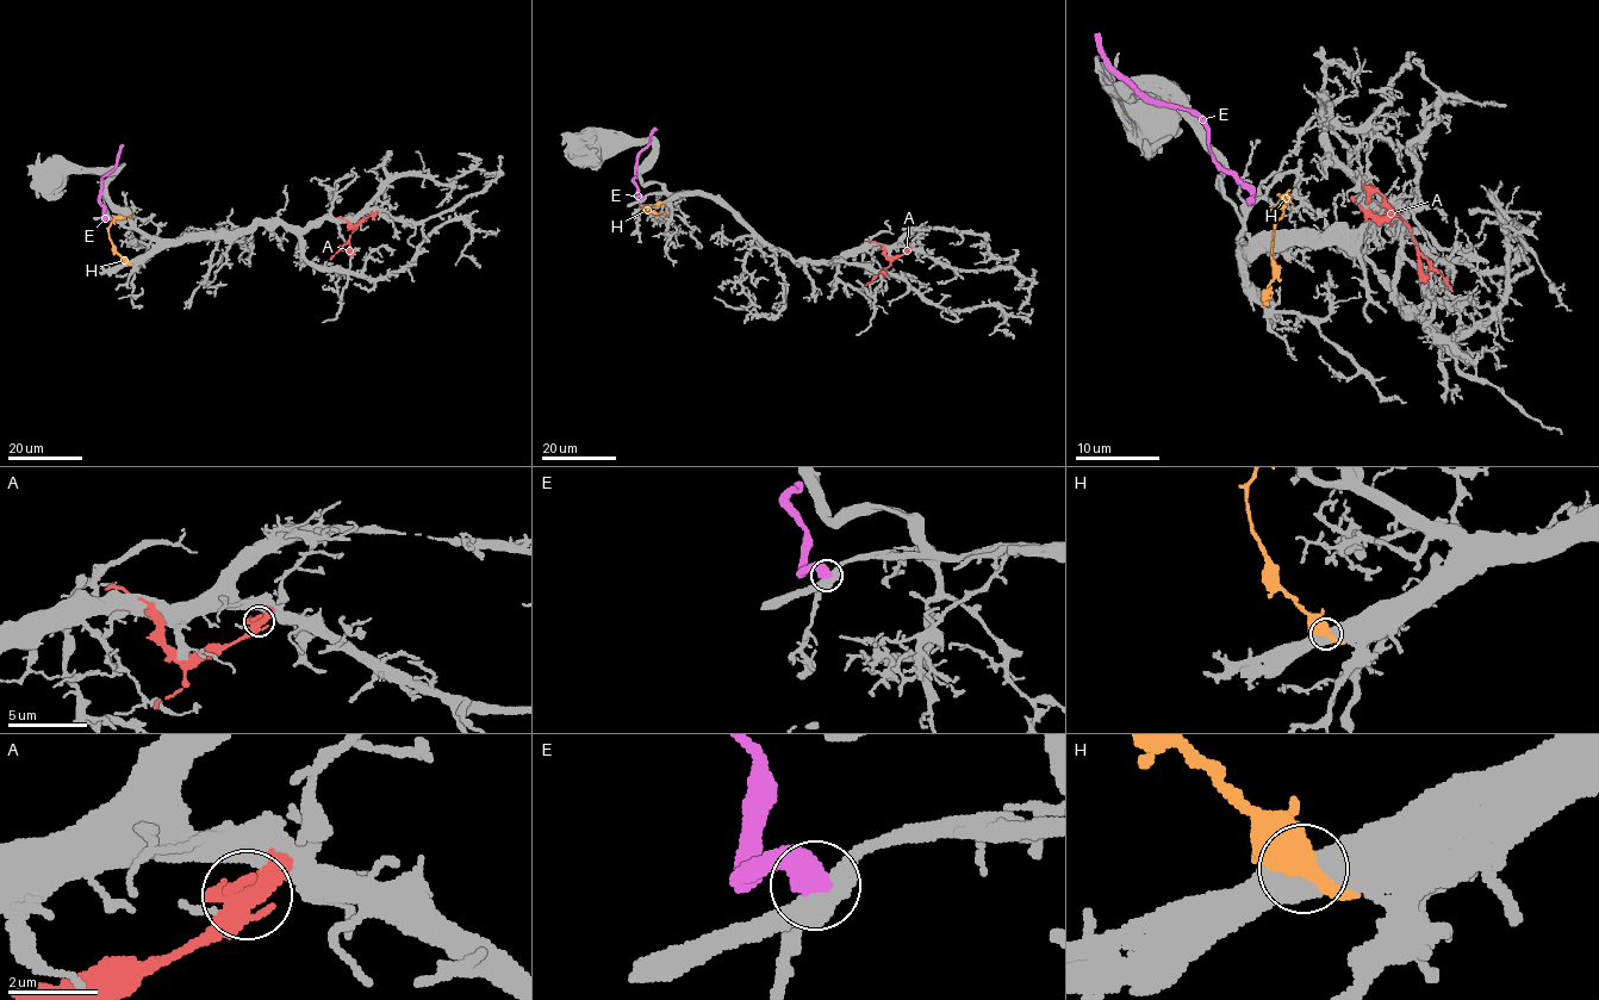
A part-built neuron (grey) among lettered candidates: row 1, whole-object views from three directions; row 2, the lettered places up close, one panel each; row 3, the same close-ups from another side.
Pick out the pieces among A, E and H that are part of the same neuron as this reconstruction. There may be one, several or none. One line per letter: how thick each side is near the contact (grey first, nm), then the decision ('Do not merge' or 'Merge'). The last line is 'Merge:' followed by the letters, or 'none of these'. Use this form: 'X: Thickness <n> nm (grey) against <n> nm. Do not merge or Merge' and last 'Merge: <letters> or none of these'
A: Thickness 160 nm (grey) against 500 nm. Do not merge
E: Thickness 400 nm (grey) against 600 nm. Do not merge
H: Thickness 600 nm (grey) against 500 nm. Do not merge
Merge: none of these

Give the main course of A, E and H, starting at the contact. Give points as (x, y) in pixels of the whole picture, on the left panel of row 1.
A: (373, 213), (356, 225), (330, 259)
E: (109, 218), (99, 200), (100, 186), (103, 176), (116, 165), (122, 144)
H: (126, 262), (116, 252), (109, 227), (116, 218), (134, 213)

